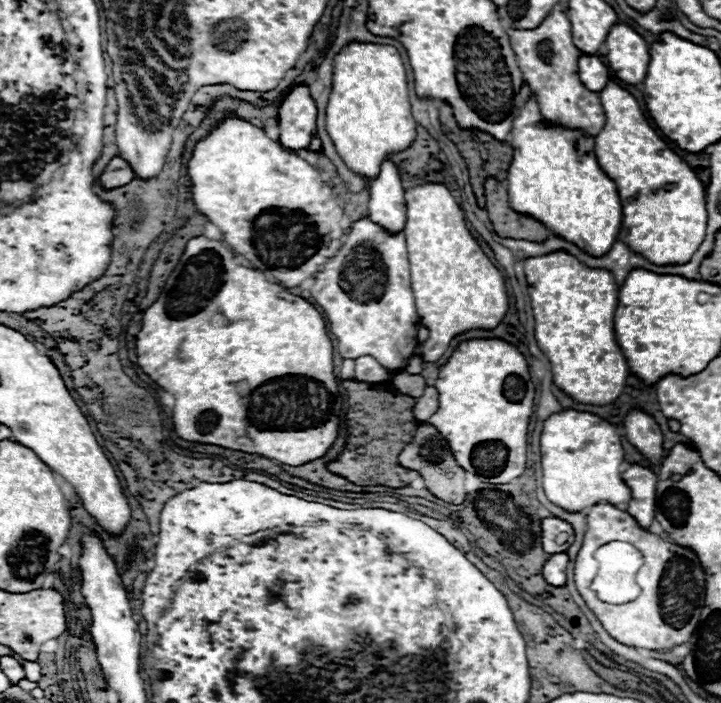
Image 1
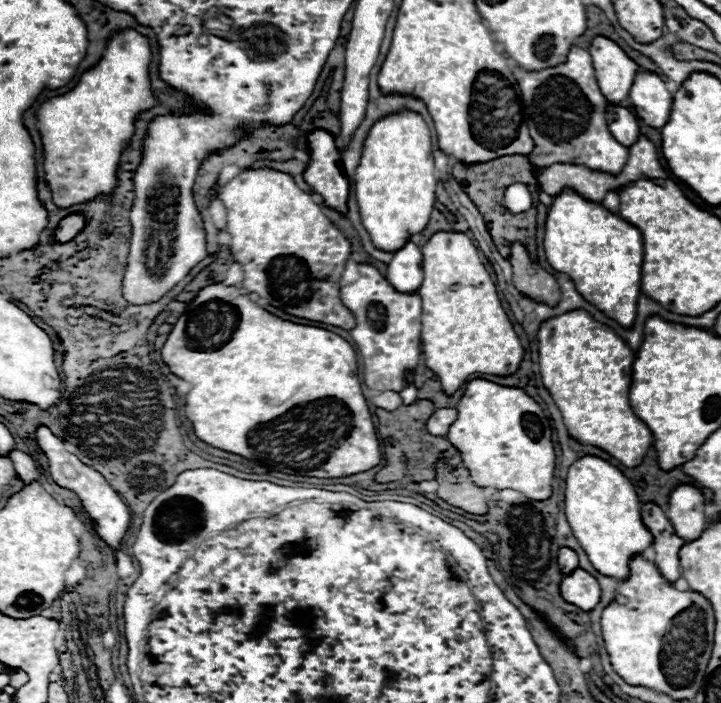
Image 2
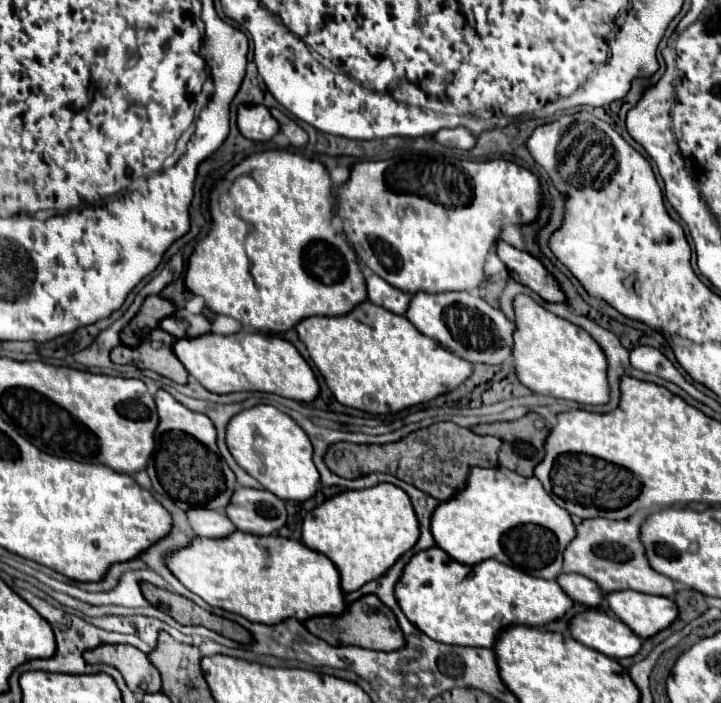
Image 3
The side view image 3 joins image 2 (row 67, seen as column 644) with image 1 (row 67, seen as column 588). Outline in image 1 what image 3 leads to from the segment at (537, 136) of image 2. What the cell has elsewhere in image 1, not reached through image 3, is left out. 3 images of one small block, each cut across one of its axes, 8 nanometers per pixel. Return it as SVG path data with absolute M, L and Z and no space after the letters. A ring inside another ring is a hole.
M554 10L536 30L508 30L516 62L528 84L530 92L538 100L540 114L548 124L562 124L572 130L584 130L588 136L598 136L604 128L604 108L596 92L584 88L578 76L580 50L572 42L568 14Z

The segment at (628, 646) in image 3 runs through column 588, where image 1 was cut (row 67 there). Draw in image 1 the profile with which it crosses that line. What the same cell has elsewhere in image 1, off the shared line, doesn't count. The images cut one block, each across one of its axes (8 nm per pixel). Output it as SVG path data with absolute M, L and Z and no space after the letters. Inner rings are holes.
M616 24L606 42L608 66L626 84L642 84L648 72L650 52L644 38L626 24Z

